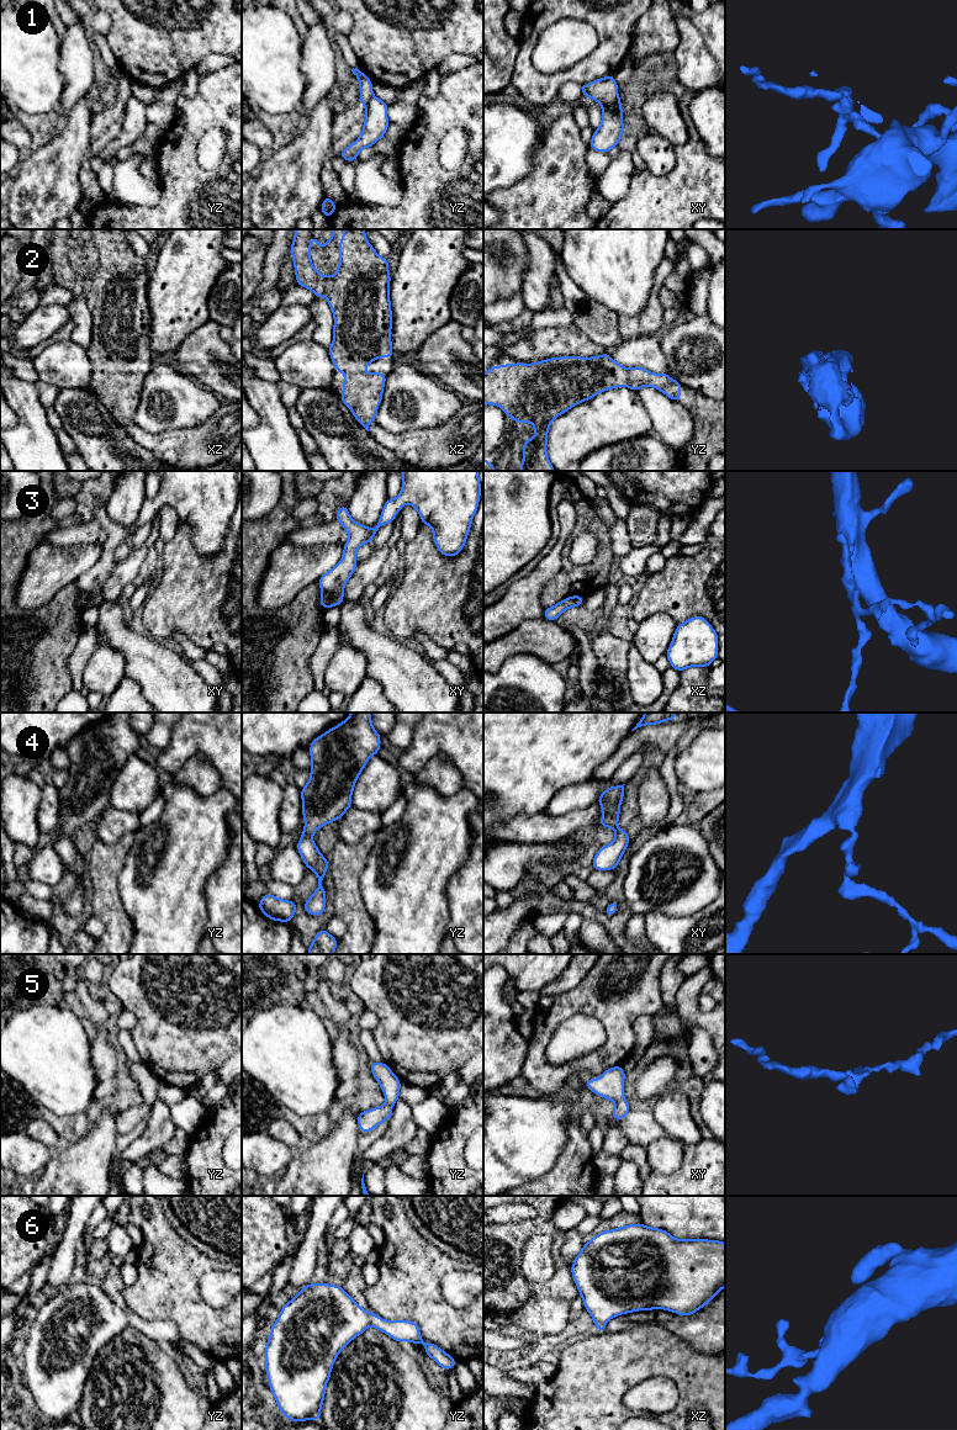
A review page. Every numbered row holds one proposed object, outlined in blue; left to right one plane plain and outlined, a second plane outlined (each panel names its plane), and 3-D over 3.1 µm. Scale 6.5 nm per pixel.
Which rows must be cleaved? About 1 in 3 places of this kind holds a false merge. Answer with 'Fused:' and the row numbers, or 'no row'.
Fused: 1, 3

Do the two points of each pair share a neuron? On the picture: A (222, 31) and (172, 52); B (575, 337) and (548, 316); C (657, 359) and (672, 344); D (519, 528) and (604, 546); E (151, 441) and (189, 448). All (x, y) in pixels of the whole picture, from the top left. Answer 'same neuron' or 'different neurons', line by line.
A: same neuron
B: different neurons
C: different neurons
D: different neurons
E: same neuron

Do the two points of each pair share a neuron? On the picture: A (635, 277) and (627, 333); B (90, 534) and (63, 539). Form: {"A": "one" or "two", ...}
{"A": "two", "B": "one"}

